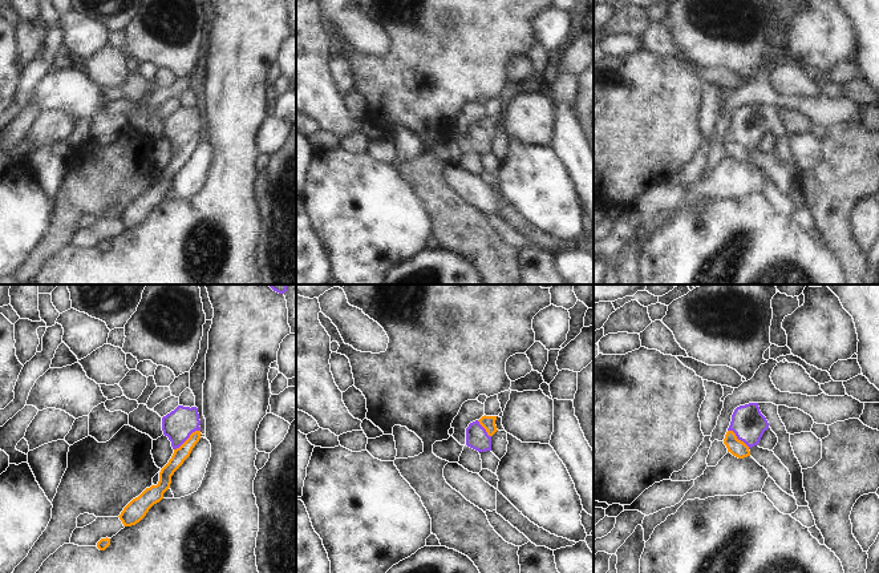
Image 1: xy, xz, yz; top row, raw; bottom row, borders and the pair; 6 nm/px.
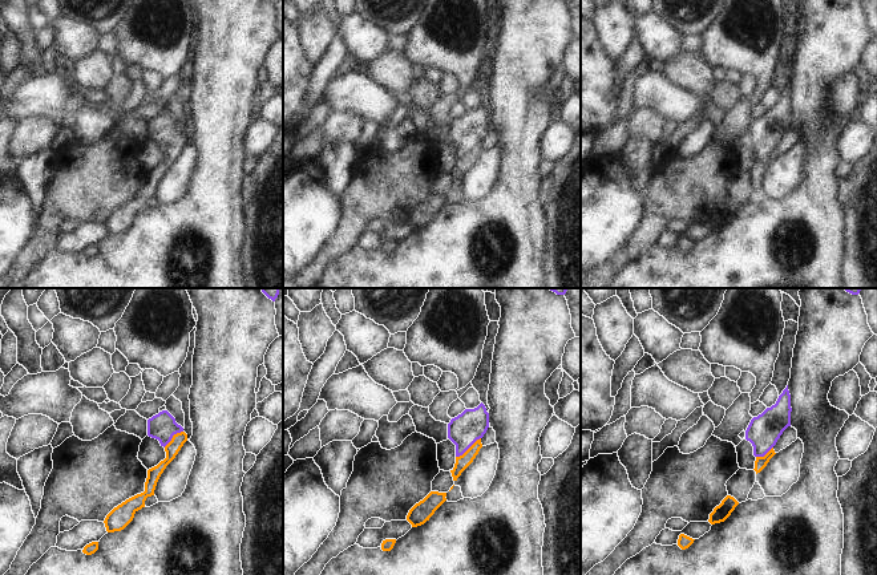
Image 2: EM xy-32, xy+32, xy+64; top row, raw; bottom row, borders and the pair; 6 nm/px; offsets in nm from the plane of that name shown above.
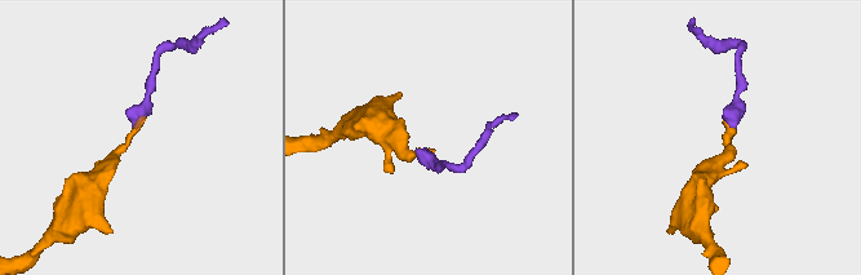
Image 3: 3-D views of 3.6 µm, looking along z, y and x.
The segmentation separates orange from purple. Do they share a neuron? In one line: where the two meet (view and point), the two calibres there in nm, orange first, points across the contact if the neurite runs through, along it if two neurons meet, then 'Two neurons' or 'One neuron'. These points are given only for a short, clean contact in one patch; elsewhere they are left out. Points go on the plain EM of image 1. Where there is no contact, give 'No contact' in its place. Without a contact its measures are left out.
Touches orange at xy (187, 141). Thickness 90 nm (orange) against 180 nm. Path across: xy (181, 156), (182, 146), (187, 141), (178, 126). One neuron.

